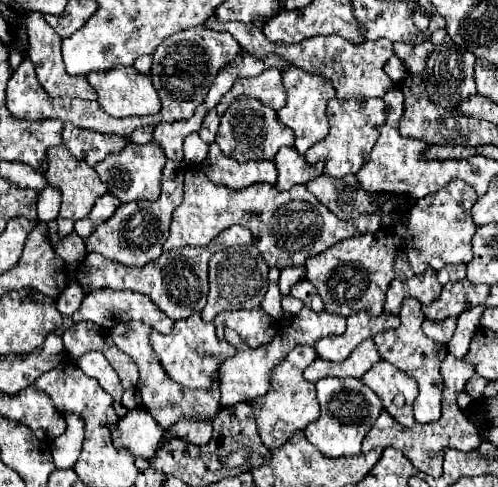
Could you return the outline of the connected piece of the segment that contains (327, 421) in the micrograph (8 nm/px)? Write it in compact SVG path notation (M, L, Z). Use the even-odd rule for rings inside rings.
M327 377L317 381L317 399L321 405L321 417L315 423L307 425L305 429L307 441L313 443L325 457L359 455L363 437L373 427L375 419L383 409L379 397L369 387L365 387L359 379Z

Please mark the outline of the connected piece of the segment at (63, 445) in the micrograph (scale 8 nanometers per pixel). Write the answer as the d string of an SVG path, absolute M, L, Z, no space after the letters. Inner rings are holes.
M65 413L65 421L67 431L53 443L53 459L59 469L71 469L75 465L85 439L85 423L81 417Z

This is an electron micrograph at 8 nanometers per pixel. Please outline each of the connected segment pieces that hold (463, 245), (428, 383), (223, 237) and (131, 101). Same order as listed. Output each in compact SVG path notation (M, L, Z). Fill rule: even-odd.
M451 181L441 191L427 195L425 199L417 199L409 211L407 219L407 257L415 271L415 275L421 275L427 267L439 271L441 267L449 263L469 263L473 257L471 251L471 239L477 231L477 225L471 219L471 207L477 201L477 193L473 187L469 187L465 181Z
M405 299L401 305L401 325L397 329L389 329L383 333L377 333L373 337L377 349L381 351L381 357L389 363L393 363L399 371L407 373L409 377L415 377L419 383L419 397L415 399L415 419L419 423L433 423L441 415L441 393L443 393L443 381L439 373L439 365L447 355L447 347L435 343L429 339L421 323L425 321L425 315L421 311L421 303L417 299Z
M233 225L233 227L225 229L225 231L219 235L219 249L231 247L231 245L249 245L251 241L253 241L253 237L251 237L251 233L249 233L245 227Z
M115 67L113 71L101 71L101 73L89 73L89 83L95 87L99 95L99 105L103 111L111 117L131 117L131 115L155 115L161 109L157 91L151 85L149 75L141 75L135 67Z

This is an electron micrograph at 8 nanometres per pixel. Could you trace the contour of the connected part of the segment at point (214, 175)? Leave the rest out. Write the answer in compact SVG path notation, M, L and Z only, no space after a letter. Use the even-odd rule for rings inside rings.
M217 143L211 145L209 155L203 161L203 171L213 183L225 185L231 189L243 189L259 181L265 181L271 185L277 183L277 169L273 161L239 163L235 159L225 157Z

